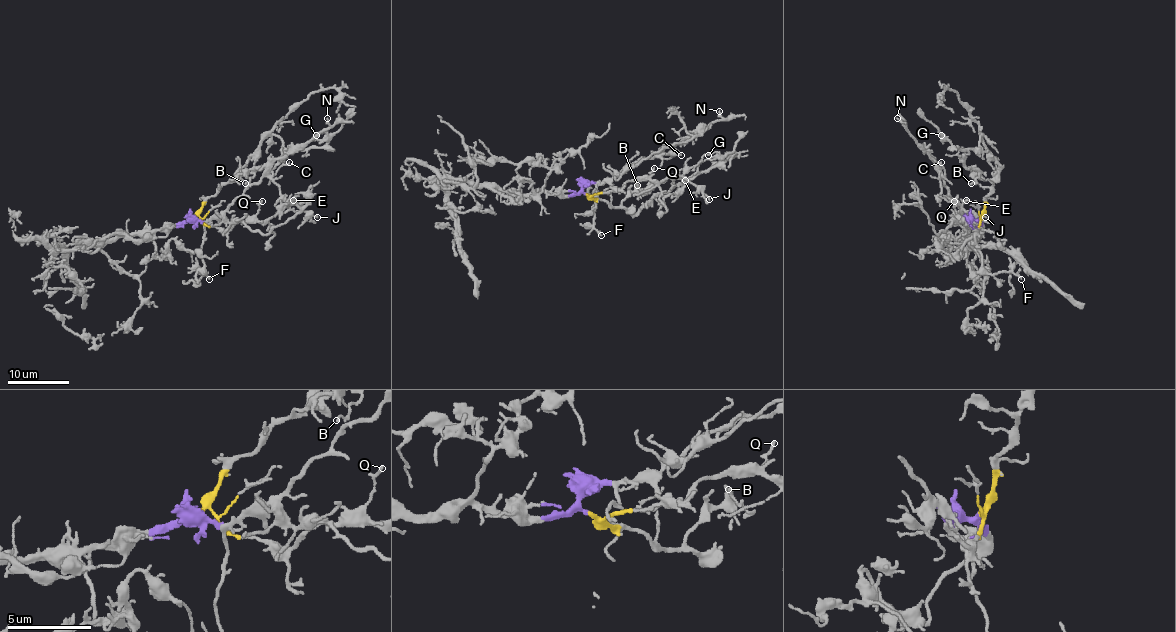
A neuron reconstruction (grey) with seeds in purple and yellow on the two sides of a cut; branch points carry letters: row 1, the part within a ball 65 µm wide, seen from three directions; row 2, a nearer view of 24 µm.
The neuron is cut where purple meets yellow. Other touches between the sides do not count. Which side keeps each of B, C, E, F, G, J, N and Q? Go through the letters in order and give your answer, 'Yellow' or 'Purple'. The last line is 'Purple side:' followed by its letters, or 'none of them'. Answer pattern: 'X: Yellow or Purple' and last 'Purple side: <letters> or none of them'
B: Yellow
C: Purple
E: Yellow
F: Purple
G: Yellow
J: Yellow
N: Purple
Q: Yellow
Purple side: C, F, N

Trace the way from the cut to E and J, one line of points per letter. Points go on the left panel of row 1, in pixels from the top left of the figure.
E: (194, 218), (198, 216), (207, 225), (228, 230), (240, 221), (269, 219), (283, 213), (294, 201)
J: (194, 218), (198, 216), (207, 225), (226, 230), (240, 221), (269, 219), (288, 211), (306, 211), (317, 218)

